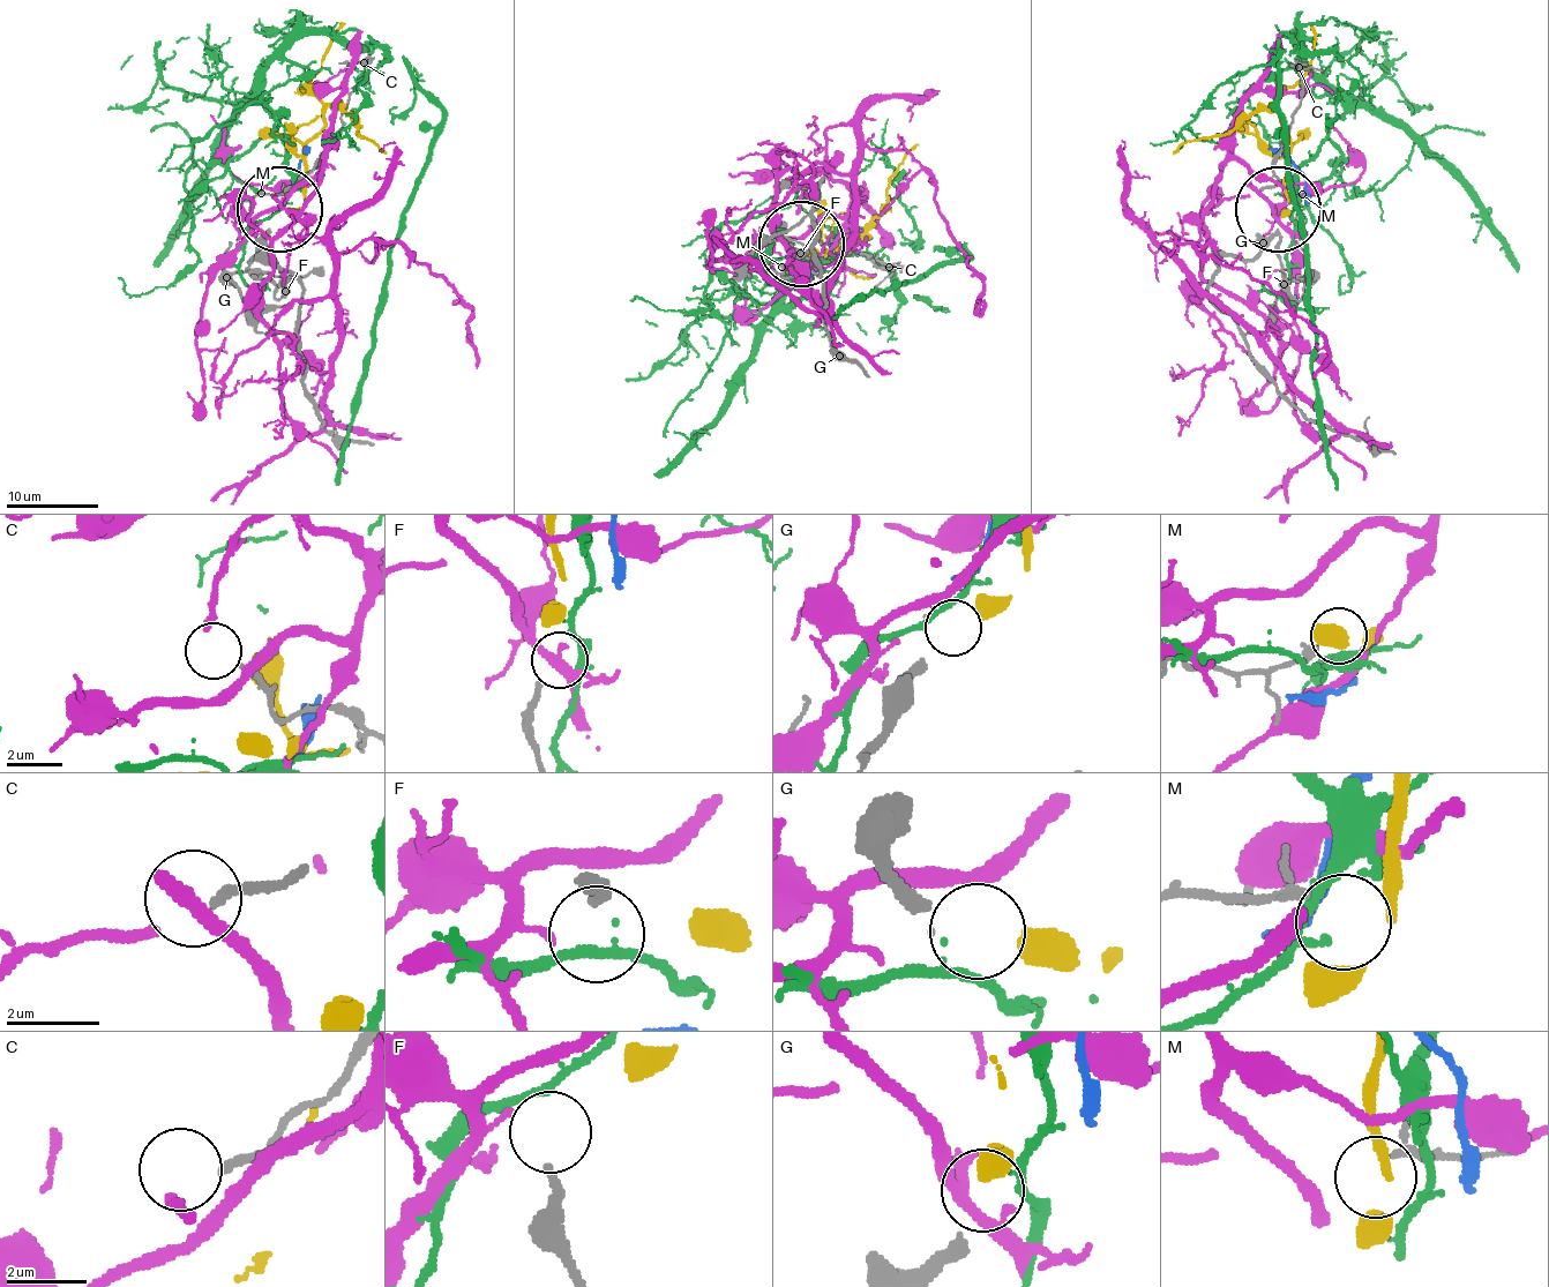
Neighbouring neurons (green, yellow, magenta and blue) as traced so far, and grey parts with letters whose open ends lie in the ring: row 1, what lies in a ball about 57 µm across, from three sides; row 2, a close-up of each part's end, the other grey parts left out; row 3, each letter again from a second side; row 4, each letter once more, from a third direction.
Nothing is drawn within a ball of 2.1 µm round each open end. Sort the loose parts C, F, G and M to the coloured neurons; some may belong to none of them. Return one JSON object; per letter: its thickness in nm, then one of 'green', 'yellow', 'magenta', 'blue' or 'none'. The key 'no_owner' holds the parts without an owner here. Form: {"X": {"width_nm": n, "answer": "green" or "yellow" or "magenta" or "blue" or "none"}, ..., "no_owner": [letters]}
{"C": {"width_nm": 200, "answer": "magenta"}, "F": {"width_nm": 240, "answer": "green"}, "G": {"width_nm": 50, "answer": "yellow"}, "M": {"width_nm": 260, "answer": "none"}, "no_owner": ["M"]}

